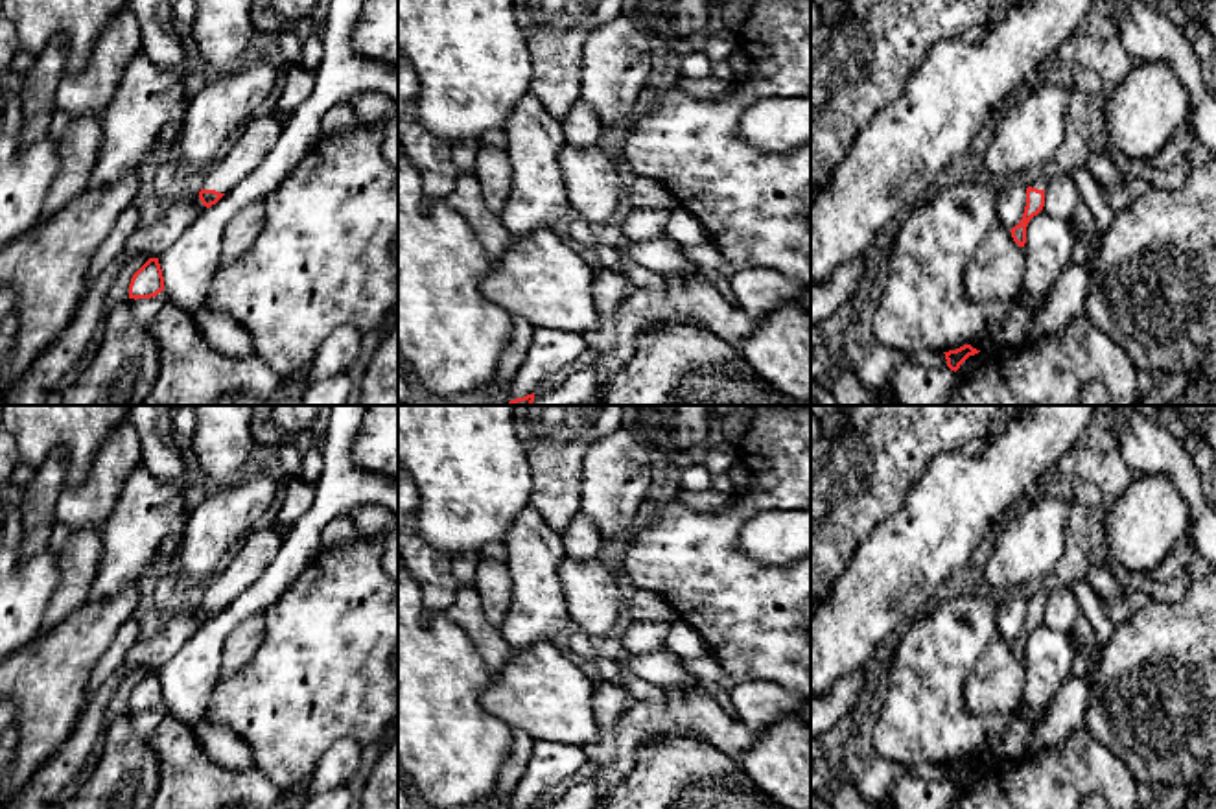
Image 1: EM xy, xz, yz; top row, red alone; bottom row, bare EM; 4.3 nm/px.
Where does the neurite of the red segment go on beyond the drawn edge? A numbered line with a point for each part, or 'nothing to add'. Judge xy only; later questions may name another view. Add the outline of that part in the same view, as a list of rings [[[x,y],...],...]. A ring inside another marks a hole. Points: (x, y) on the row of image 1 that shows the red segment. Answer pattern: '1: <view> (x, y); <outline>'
1: xy (260, 133); [[[271,109],[256,112],[241,129],[225,158],[203,175],[201,188],[228,193],[247,179],[271,153],[282,135],[282,122]]]

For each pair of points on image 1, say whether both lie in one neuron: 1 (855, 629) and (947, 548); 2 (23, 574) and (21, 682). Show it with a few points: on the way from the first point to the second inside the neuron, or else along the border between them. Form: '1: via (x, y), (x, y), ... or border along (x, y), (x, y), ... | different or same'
1: via (876, 605), (923, 557) | same
2: border along (41, 633), (19, 649) | different

